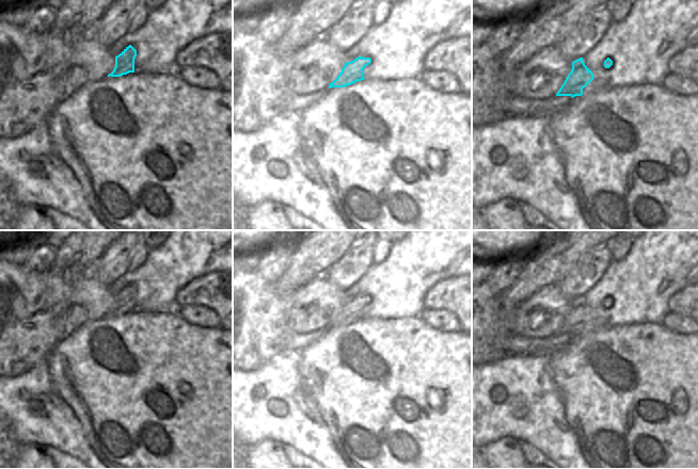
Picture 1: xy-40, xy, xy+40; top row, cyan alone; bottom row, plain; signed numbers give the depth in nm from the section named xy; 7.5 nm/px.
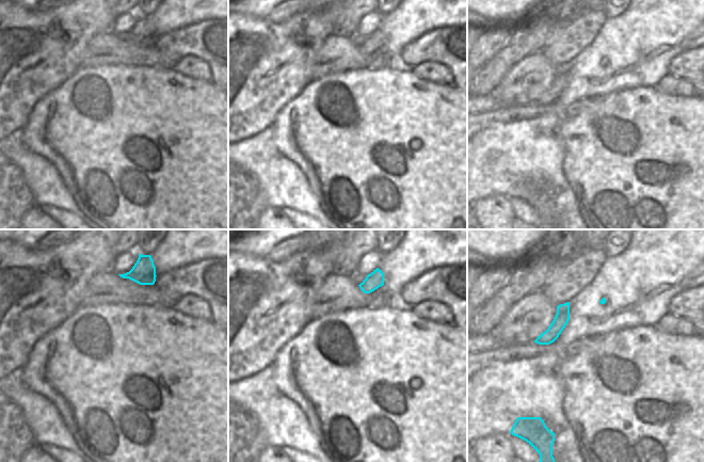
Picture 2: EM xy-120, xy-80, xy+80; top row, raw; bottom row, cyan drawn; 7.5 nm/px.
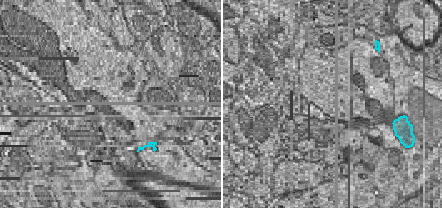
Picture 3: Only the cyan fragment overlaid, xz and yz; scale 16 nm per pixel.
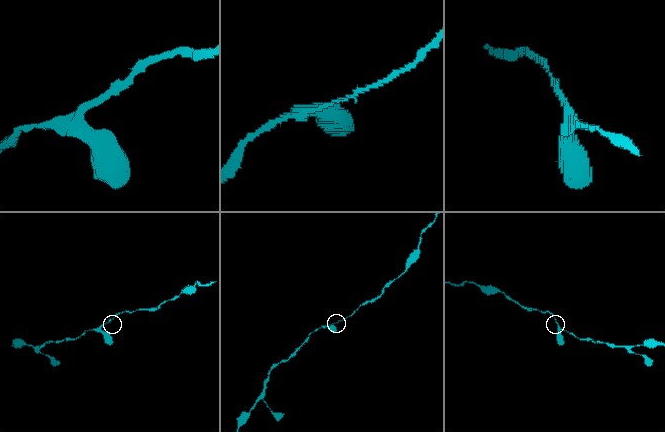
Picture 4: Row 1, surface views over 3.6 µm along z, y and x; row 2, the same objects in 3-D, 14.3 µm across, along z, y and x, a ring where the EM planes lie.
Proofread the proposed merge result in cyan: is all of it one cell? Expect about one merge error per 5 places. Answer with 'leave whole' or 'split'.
leave whole

